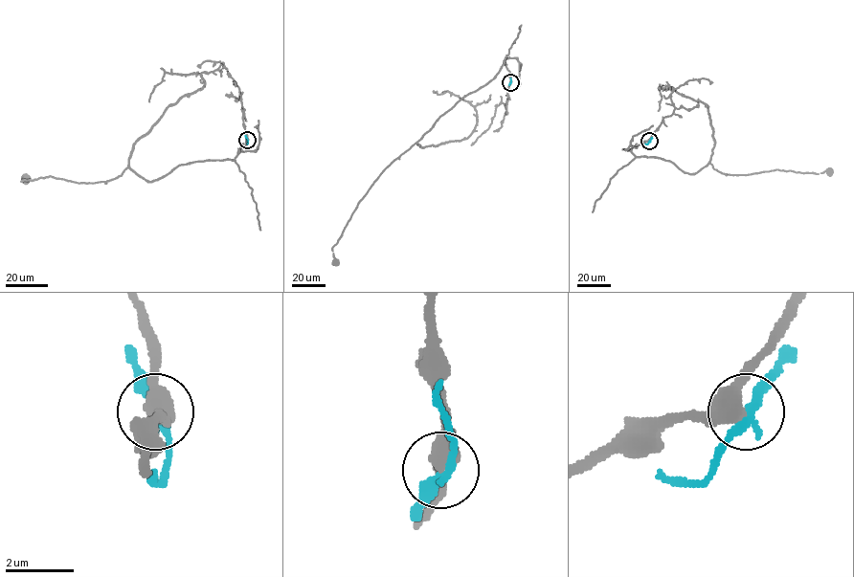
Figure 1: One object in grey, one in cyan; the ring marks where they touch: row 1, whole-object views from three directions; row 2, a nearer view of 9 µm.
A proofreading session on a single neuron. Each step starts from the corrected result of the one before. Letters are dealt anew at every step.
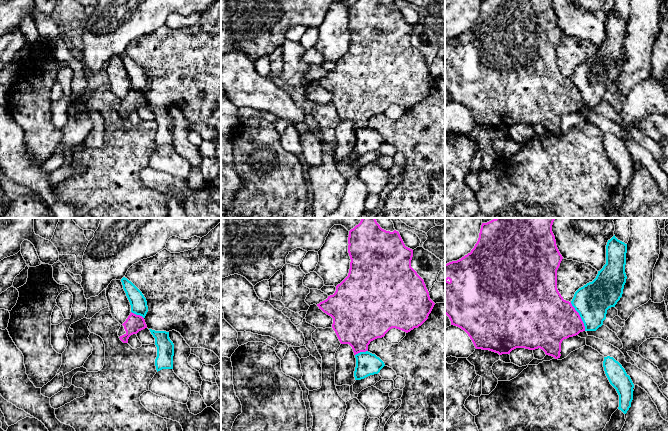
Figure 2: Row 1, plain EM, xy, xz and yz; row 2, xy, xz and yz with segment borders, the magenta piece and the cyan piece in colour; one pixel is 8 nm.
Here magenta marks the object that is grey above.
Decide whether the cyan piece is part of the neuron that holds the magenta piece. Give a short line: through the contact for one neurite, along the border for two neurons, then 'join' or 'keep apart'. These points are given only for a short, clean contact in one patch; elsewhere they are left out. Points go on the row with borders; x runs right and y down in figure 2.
keep apart

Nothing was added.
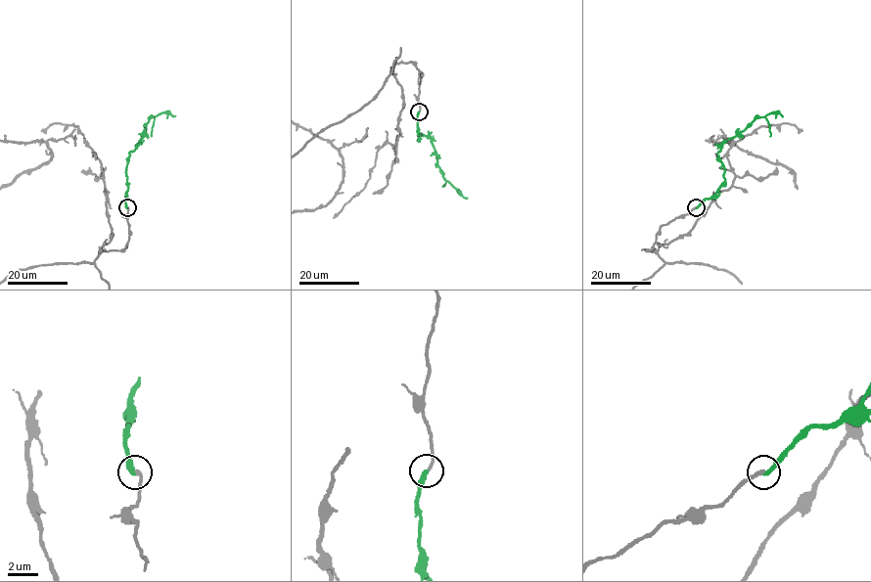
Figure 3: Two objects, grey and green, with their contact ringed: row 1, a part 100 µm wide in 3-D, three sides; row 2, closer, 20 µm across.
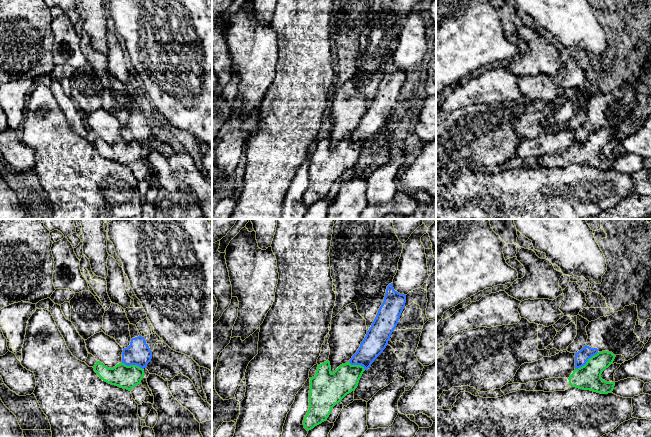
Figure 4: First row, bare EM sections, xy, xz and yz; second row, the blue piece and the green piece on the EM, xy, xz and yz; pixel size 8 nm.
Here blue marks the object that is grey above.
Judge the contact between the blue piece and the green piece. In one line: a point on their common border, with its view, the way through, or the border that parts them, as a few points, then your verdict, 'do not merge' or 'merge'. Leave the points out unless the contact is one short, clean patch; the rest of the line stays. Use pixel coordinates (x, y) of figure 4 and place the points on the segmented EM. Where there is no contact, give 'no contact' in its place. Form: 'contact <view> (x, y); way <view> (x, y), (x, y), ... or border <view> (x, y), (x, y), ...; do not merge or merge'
contact yz (587, 360); border yz (598, 352), (592, 355), (583, 365), (575, 369); do not merge

